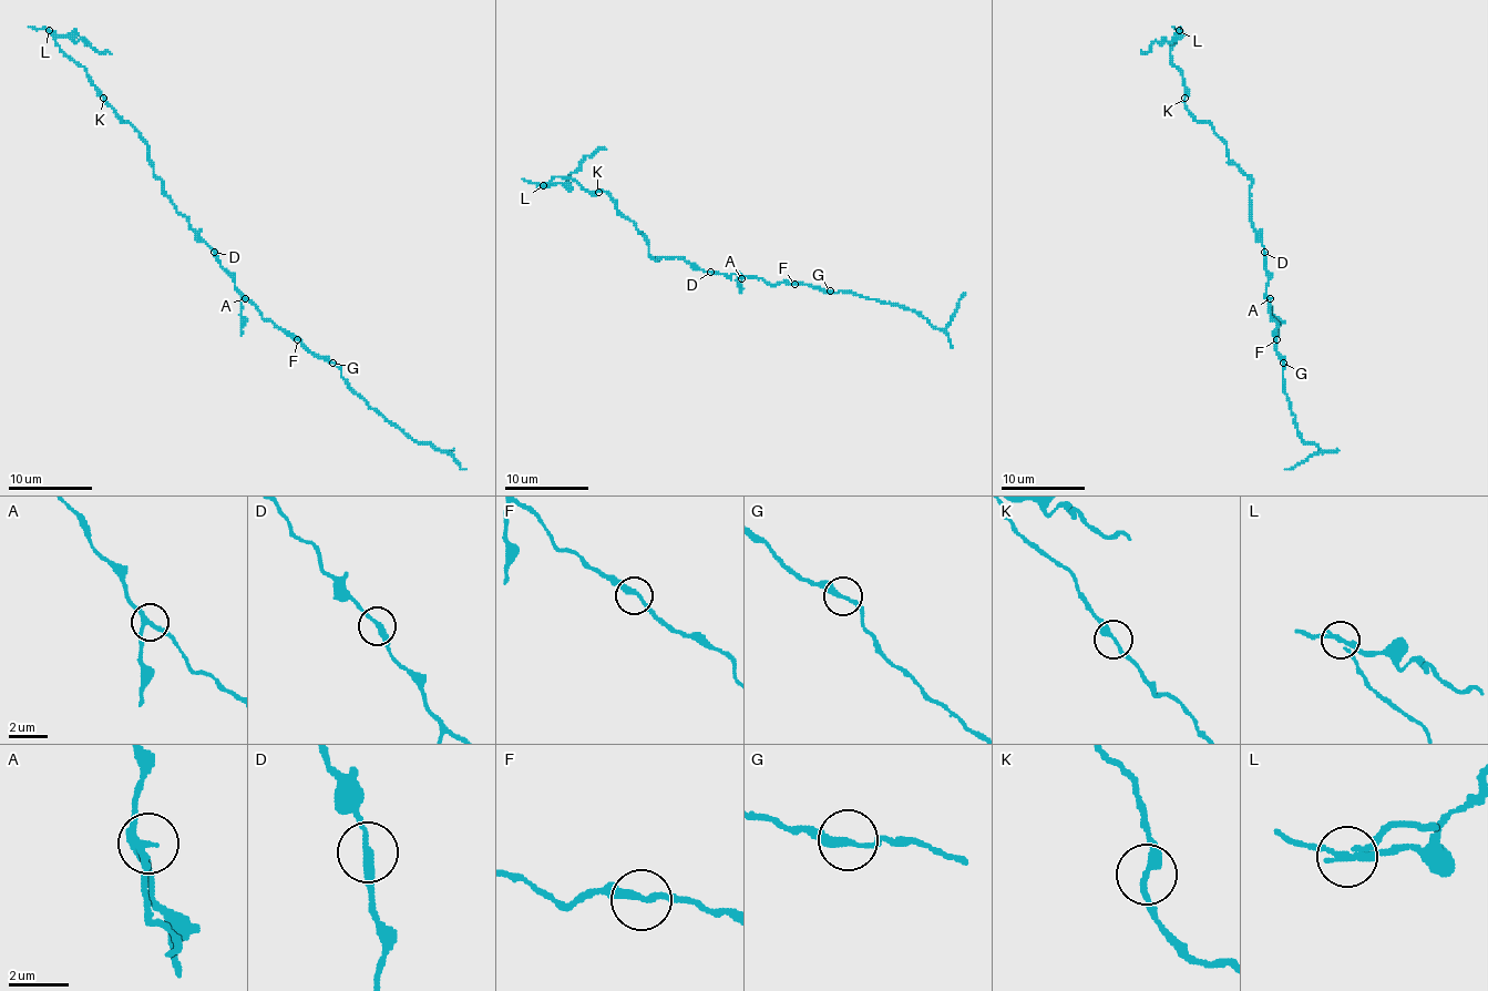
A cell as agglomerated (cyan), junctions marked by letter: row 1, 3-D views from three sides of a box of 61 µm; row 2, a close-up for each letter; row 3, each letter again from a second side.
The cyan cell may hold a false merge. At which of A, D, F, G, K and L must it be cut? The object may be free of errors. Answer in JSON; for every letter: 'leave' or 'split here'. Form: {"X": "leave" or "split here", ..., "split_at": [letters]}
{"A": "leave", "D": "leave", "F": "leave", "G": "leave", "K": "leave", "L": "split here", "split_at": ["L"]}

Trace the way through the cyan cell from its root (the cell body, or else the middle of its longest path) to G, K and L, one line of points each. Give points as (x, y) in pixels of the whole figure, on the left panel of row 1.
G: (214, 249), (221, 266), (264, 319), (293, 334), (311, 353), (332, 363)
K: (214, 249), (176, 211), (162, 181), (153, 175), (147, 143), (103, 98)
L: (214, 249), (153, 175), (141, 135), (49, 31)

